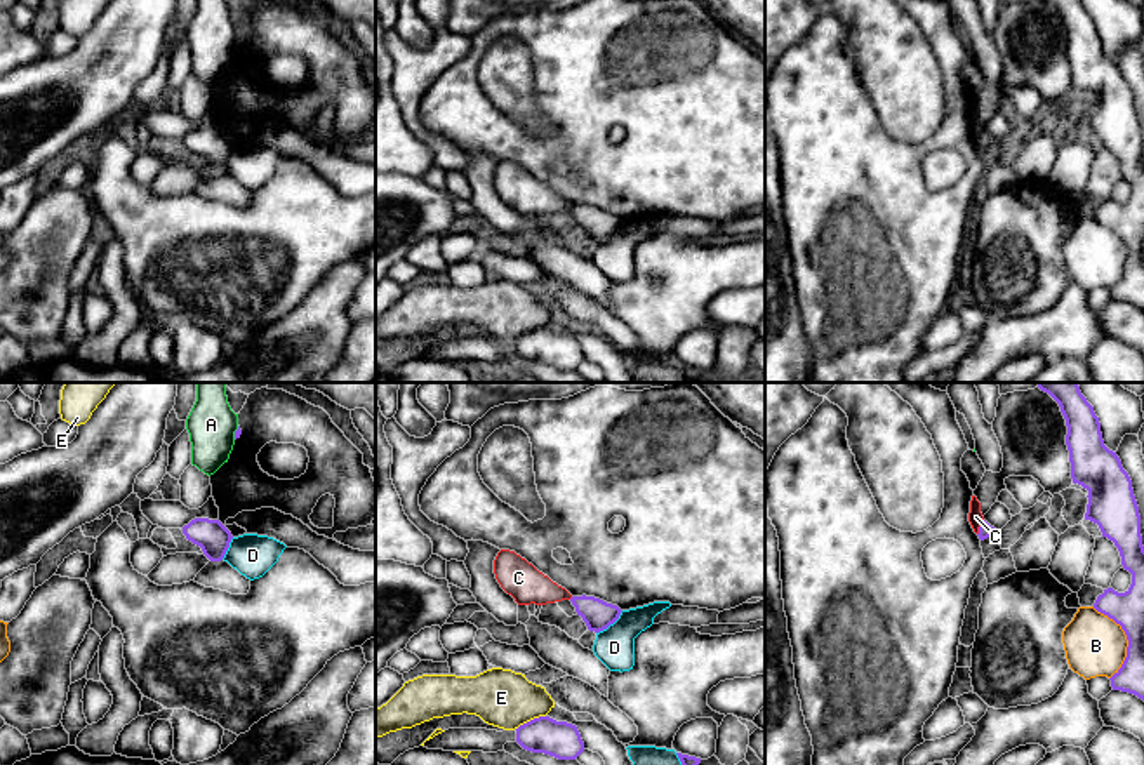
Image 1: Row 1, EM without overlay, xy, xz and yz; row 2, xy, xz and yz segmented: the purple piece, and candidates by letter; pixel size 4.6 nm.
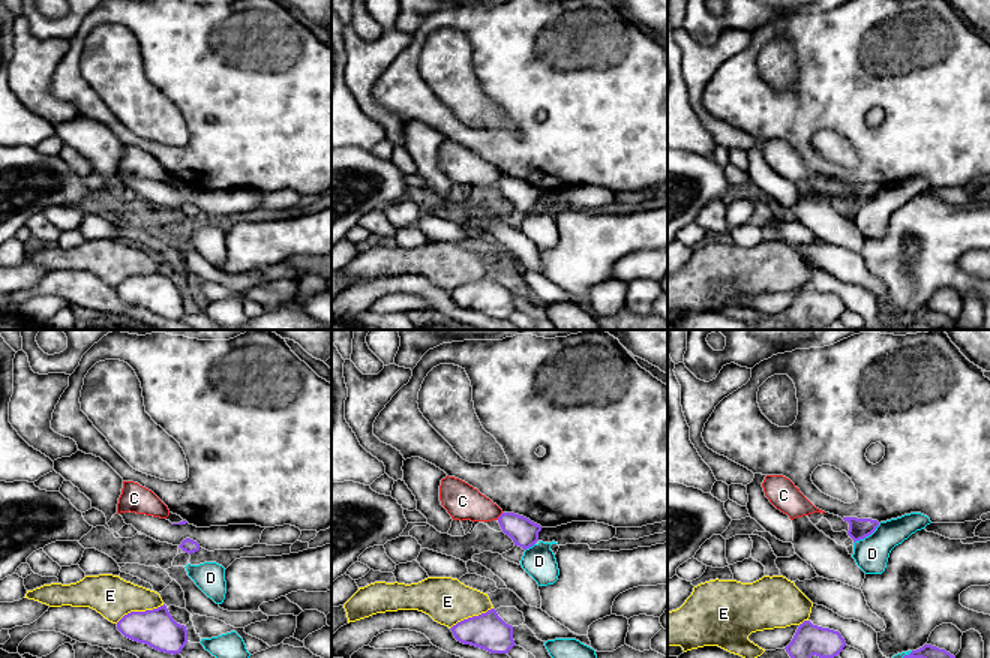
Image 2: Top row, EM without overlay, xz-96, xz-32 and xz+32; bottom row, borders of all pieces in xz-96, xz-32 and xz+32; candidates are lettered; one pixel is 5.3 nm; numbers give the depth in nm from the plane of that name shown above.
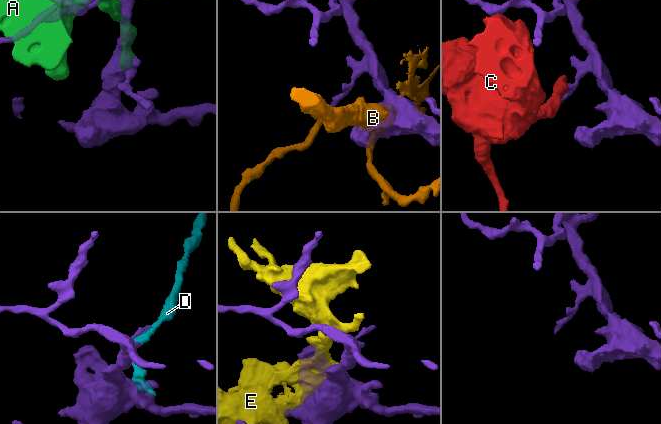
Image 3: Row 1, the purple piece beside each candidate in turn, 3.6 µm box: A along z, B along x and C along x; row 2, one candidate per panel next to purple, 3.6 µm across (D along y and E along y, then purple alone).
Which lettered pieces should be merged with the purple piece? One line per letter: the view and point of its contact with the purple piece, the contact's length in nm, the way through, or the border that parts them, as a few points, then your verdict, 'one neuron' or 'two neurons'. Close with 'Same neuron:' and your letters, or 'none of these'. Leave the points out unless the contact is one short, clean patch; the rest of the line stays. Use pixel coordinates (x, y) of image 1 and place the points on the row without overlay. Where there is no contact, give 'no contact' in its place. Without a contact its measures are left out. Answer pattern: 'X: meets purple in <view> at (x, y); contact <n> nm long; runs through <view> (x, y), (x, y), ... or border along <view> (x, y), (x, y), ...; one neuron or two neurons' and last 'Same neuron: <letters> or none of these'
A: meets purple in xy at (235, 44); contact 70 nm long; two neurons
B: meets purple in yz at (1127, 249); contact 340 nm long; two neurons
C: meets purple in yz at (979, 138); contact 80 nm long; border along yz (983, 129), (977, 145); two neurons
D: meets purple in xz at (611, 233); contact 170 nm long; two neurons
E: meets purple in xz at (531, 331); contact 150 nm long; two neurons
Same neuron: none of these

